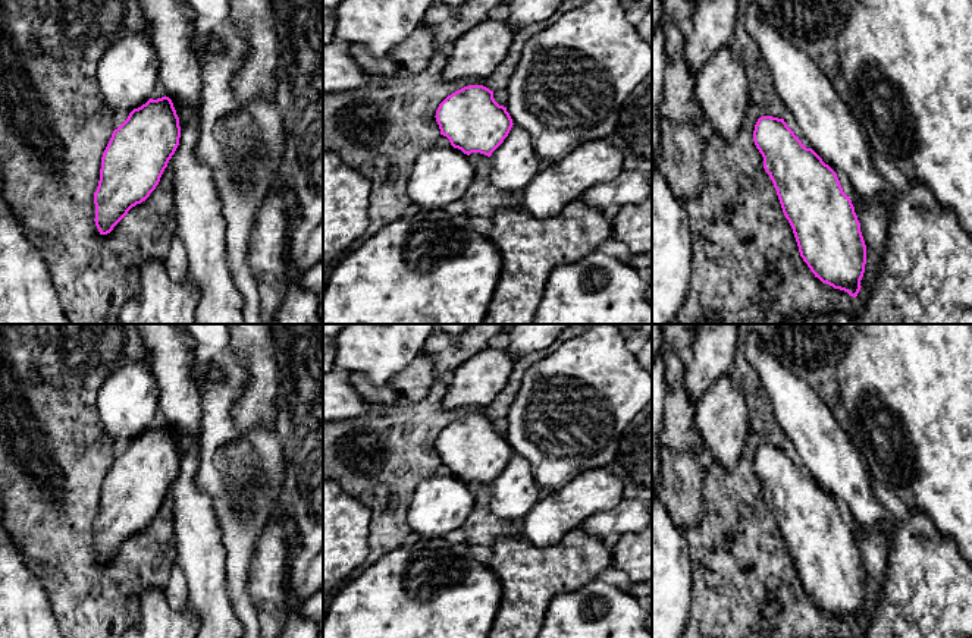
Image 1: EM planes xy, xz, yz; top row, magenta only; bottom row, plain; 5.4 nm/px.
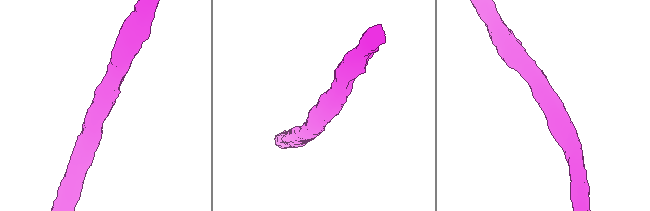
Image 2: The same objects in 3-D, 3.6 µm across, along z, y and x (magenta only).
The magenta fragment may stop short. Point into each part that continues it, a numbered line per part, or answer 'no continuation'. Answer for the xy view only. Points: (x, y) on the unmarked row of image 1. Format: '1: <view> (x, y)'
no continuation

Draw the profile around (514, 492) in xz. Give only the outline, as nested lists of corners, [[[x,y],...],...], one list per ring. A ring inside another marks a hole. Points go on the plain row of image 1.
[[[512,453],[490,488],[492,513],[512,522],[523,519],[545,493],[534,481],[532,465],[517,453]]]

